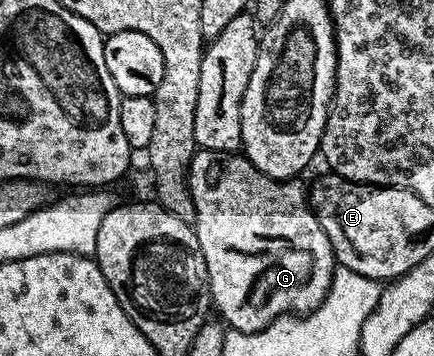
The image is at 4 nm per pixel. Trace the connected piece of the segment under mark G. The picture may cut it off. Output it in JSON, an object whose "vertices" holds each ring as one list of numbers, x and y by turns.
{"vertices":[[199,149,195,153,194,159,190,162,188,167,188,185,198,213,197,225,199,227,206,226,206,234,205,230,199,233,198,239,200,240,200,252,204,252,204,264,208,268,210,301,217,317,231,330,239,330,245,334,255,334,264,328,268,328,268,324,272,324,277,318,290,315,308,315,322,303,324,296,330,291,330,285,334,279,334,271,336,269,334,249,324,232,324,228,320,228,320,220,316,220,314,211,310,208,307,191,304,186,302,190,300,183,301,181,298,180,282,181,269,178,267,174,260,172,260,168,253,166,245,156,238,152]]}

